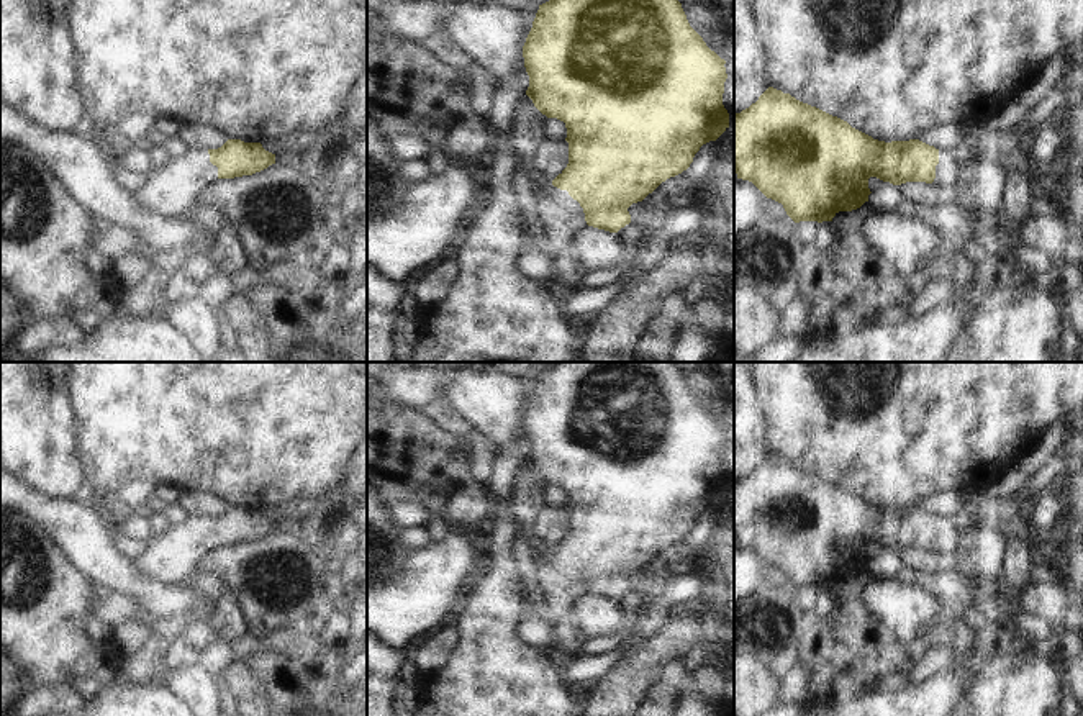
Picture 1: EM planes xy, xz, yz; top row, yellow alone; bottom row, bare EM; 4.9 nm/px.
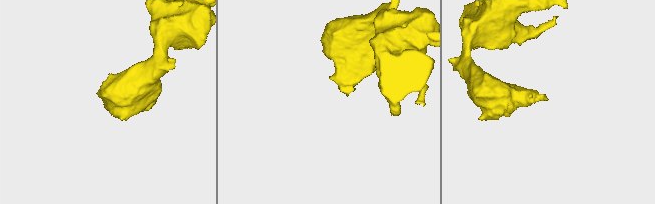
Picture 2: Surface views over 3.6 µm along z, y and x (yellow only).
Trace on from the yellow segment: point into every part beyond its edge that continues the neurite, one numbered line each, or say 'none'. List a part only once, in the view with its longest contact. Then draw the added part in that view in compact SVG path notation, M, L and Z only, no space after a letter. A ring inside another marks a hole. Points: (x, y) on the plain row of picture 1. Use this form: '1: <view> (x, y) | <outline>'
1: xz (559, 564) | M531 541L531 546L541 552L542 559L554 572L570 580L583 580L580 570L573 567L567 557L560 557L552 551L546 549L541 541Z

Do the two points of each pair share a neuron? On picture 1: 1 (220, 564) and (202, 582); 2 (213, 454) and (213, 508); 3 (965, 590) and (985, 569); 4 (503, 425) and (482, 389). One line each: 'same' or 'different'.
1: different
2: different
3: different
4: same

